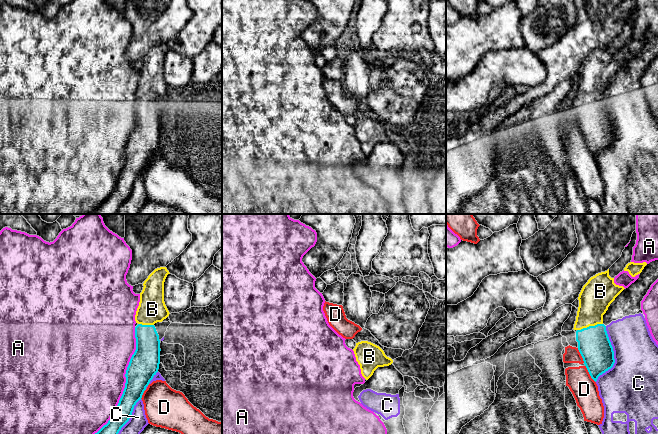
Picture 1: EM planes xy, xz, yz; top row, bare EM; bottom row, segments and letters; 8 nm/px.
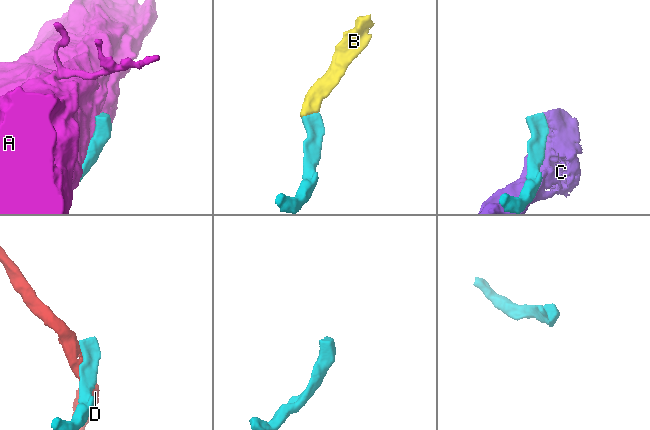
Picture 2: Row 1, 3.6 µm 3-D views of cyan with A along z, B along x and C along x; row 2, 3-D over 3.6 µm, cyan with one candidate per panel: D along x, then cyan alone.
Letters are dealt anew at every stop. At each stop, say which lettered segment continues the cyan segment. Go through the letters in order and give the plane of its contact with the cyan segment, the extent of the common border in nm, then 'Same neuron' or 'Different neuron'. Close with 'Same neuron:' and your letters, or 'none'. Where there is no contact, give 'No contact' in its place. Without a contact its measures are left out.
A: Touches cyan in xy. Shared border 900 nm. Different neuron
B: Touches cyan in yz. Shared border 220 nm. Same neuron
C: Touches cyan in yz. Shared border 460 nm. Different neuron
D: Touches cyan in yz. Shared border 170 nm. Different neuron
Same neuron: B

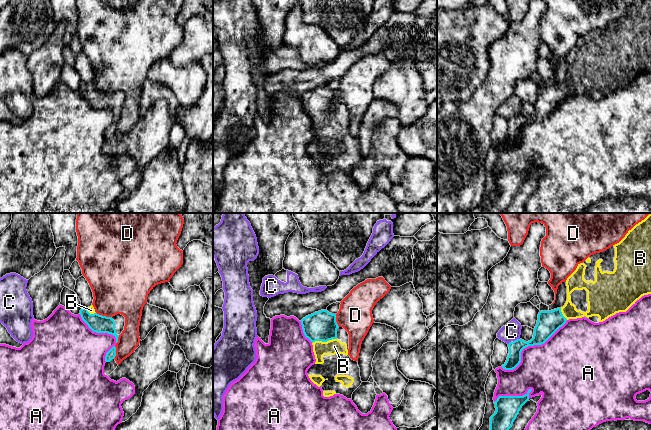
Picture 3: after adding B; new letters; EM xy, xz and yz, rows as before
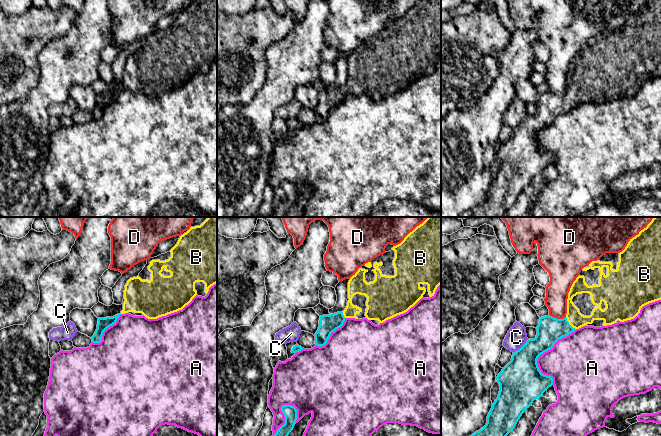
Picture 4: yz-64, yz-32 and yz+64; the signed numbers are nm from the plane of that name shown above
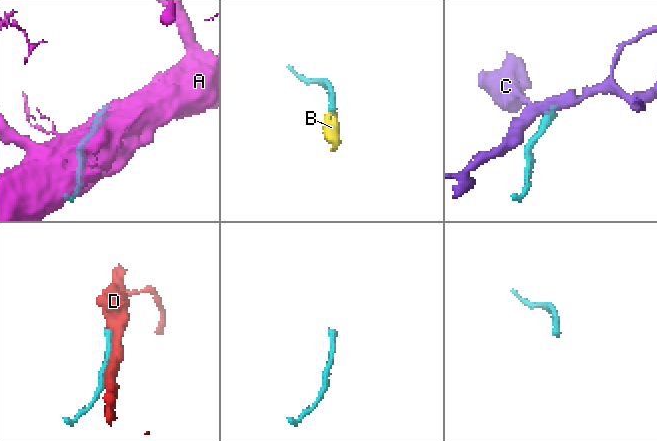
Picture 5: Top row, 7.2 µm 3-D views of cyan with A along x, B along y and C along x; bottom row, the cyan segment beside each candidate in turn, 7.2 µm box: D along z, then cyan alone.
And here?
A: Touches cyan in yz. Shared border 650 nm. Different neuron
B: Touches cyan in xz. Shared border 200 nm. Same neuron
C: Touches cyan in yz. Shared border 60 nm. Different neuron
D: Touches cyan in xy. Shared border 130 nm. Different neuron
Same neuron: B

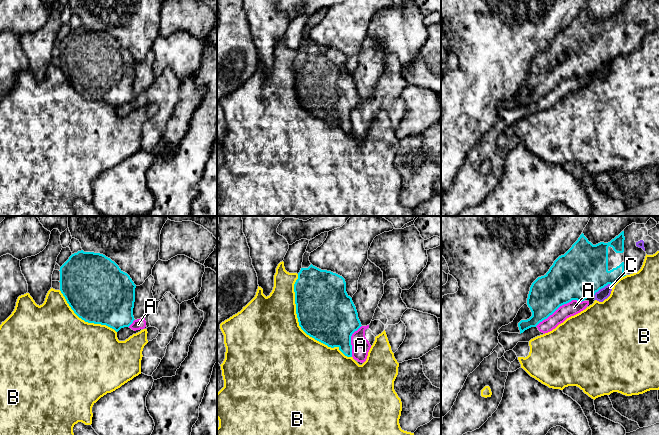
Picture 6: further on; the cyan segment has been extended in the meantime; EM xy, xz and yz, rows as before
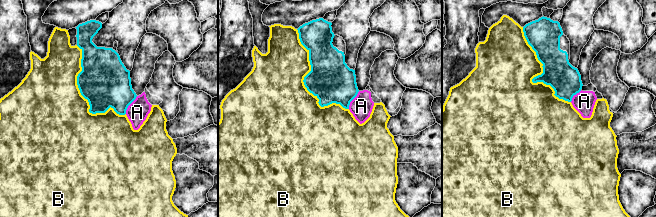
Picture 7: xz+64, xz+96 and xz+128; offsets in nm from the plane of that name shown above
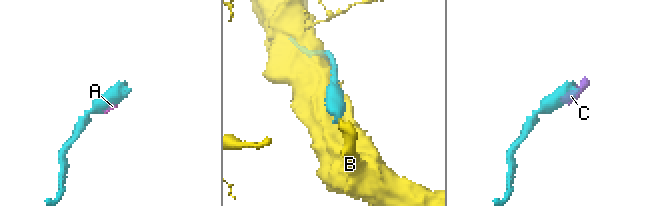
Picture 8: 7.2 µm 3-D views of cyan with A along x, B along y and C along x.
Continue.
A: Touches cyan in yz. Shared border 440 nm. Different neuron
B: Touches cyan in xz. Shared border 800 nm. Different neuron
C: Touches cyan in yz. Shared border 190 nm. Different neuron
Same neuron: none

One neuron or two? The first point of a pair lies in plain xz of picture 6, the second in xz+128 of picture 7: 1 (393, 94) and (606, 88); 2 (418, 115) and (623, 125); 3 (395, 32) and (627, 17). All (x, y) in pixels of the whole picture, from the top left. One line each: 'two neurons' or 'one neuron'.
1: one neuron
2: one neuron
3: one neuron

